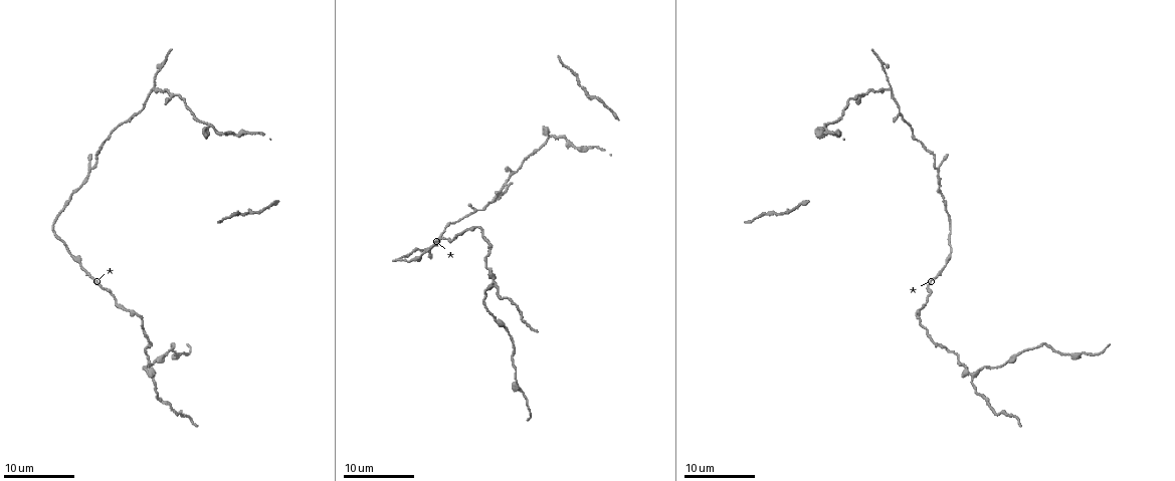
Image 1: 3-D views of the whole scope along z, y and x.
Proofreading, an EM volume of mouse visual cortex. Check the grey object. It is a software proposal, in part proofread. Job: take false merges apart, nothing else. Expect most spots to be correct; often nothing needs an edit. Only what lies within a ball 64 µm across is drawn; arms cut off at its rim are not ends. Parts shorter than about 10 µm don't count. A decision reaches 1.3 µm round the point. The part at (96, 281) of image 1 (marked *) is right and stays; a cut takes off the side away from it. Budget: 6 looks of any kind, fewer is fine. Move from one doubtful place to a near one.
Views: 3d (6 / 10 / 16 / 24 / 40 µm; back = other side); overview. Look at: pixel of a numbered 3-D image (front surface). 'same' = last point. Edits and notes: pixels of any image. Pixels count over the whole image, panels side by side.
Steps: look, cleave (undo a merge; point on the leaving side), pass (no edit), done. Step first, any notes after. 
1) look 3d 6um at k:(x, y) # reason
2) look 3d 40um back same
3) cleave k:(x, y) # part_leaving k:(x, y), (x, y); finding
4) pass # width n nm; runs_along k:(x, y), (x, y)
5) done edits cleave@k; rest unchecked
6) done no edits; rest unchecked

look 3d 16um at 1:(916, 317) # sudden change in width

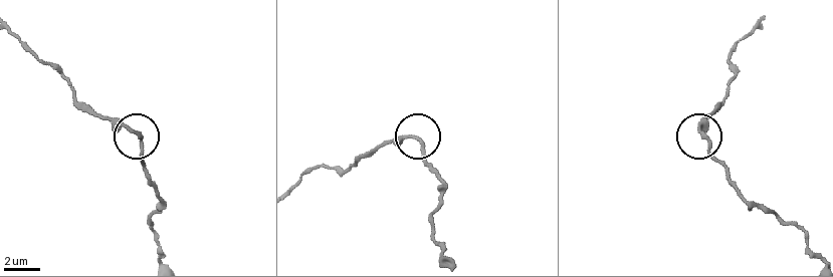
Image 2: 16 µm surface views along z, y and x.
look 3d 16um back at 2:(702, 133)

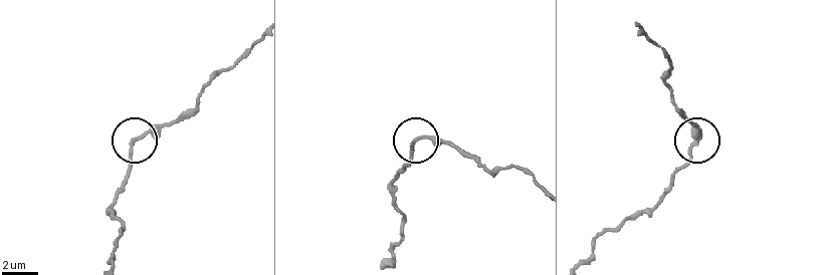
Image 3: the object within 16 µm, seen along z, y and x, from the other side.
pass # runs_along 3:(245, 51), (206, 85), (193, 107), (139, 134), (123, 183); all the same neuron

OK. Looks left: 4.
look 3d 16um at 1:(89, 170) # two arms in line, one across

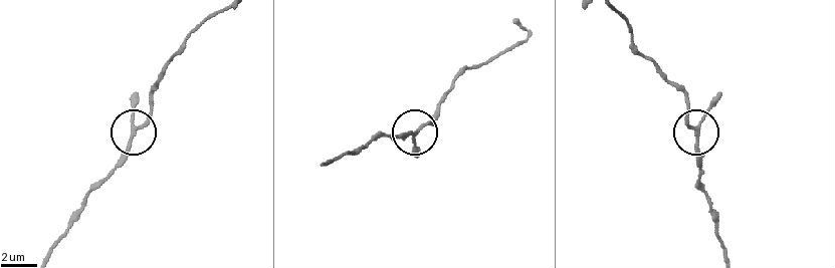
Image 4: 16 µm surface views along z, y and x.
pass # arms 3; one neuron here

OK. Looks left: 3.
look 3d 16um at 1:(493, 283) # small branch off a trunk

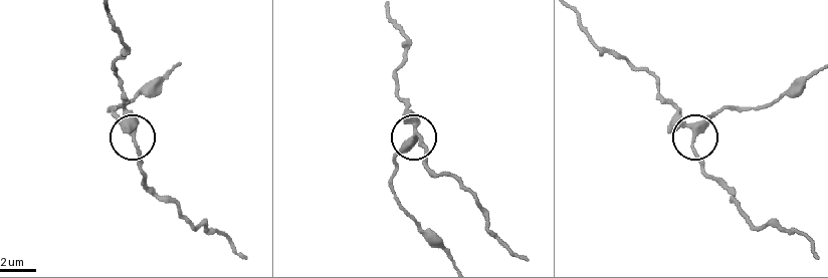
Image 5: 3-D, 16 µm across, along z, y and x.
pass # arms 3; runs_along 5:(577, 14), (592, 41), (650, 73), (694, 135), (703, 175); continuous, no second neuron

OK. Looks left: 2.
done no edits; rest unchecked

